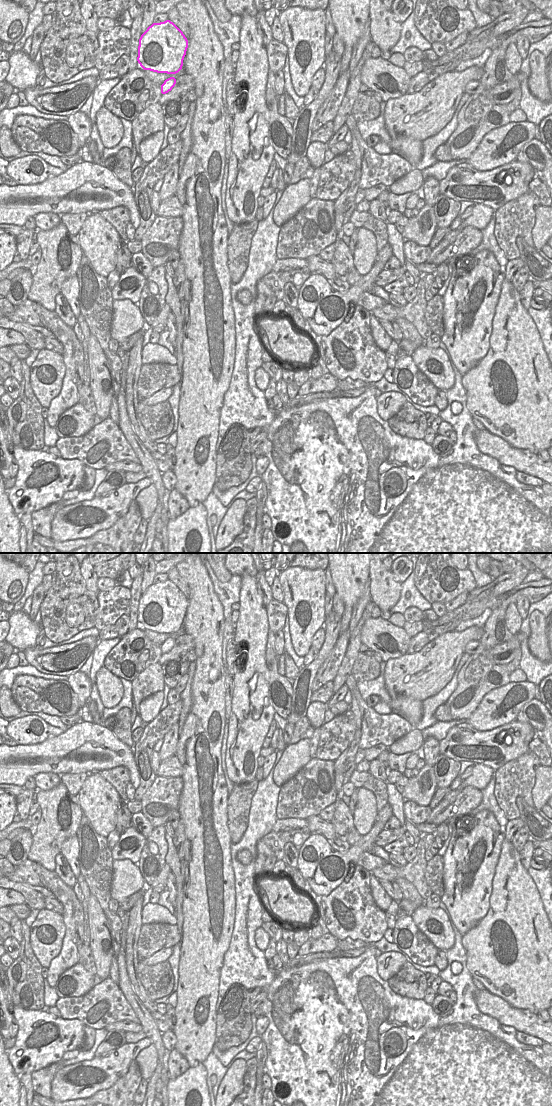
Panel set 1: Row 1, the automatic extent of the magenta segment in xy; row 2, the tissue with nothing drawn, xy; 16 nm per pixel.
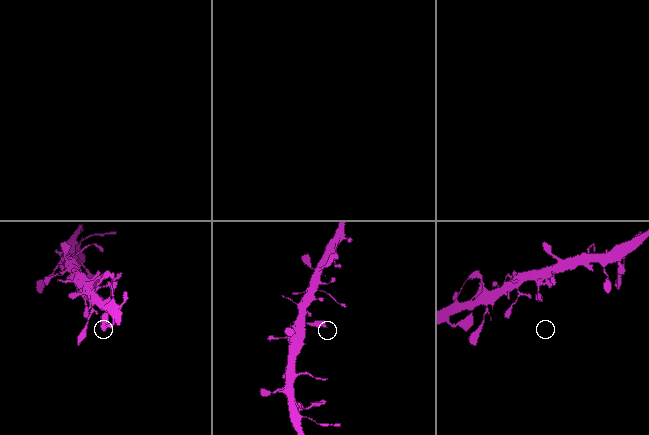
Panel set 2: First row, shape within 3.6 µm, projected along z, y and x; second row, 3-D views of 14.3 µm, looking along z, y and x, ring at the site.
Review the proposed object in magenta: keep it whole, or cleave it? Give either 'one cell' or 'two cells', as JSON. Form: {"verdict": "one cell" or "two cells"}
{"verdict": "one cell"}

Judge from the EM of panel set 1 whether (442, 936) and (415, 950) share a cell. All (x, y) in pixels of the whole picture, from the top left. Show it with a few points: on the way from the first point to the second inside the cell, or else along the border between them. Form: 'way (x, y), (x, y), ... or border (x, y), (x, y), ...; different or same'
border (415, 925), (438, 949); different

